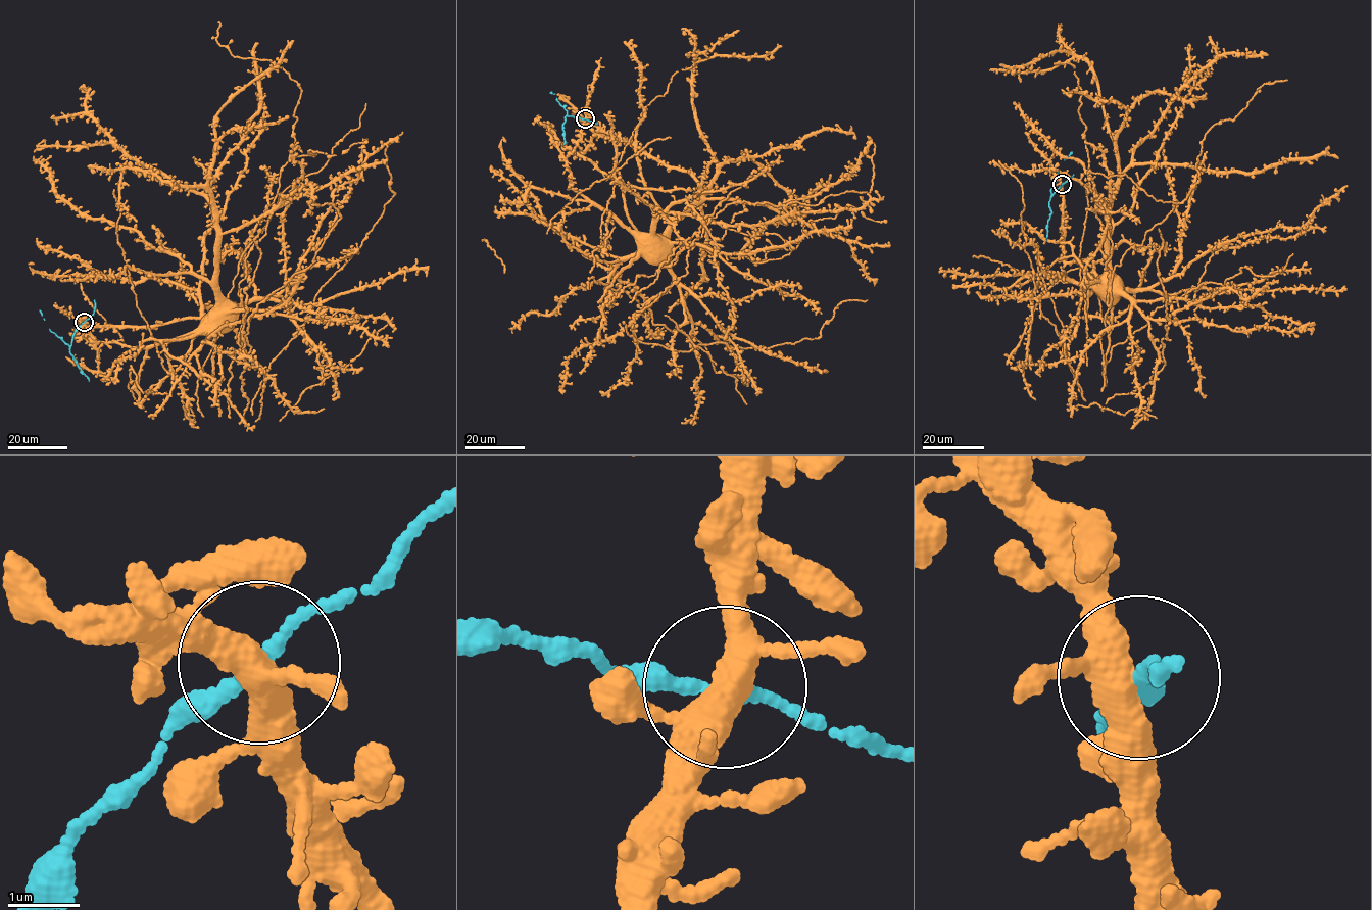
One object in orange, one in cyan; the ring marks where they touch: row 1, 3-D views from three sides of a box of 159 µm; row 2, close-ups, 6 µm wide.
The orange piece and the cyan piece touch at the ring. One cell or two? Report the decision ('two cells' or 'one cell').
one cell

